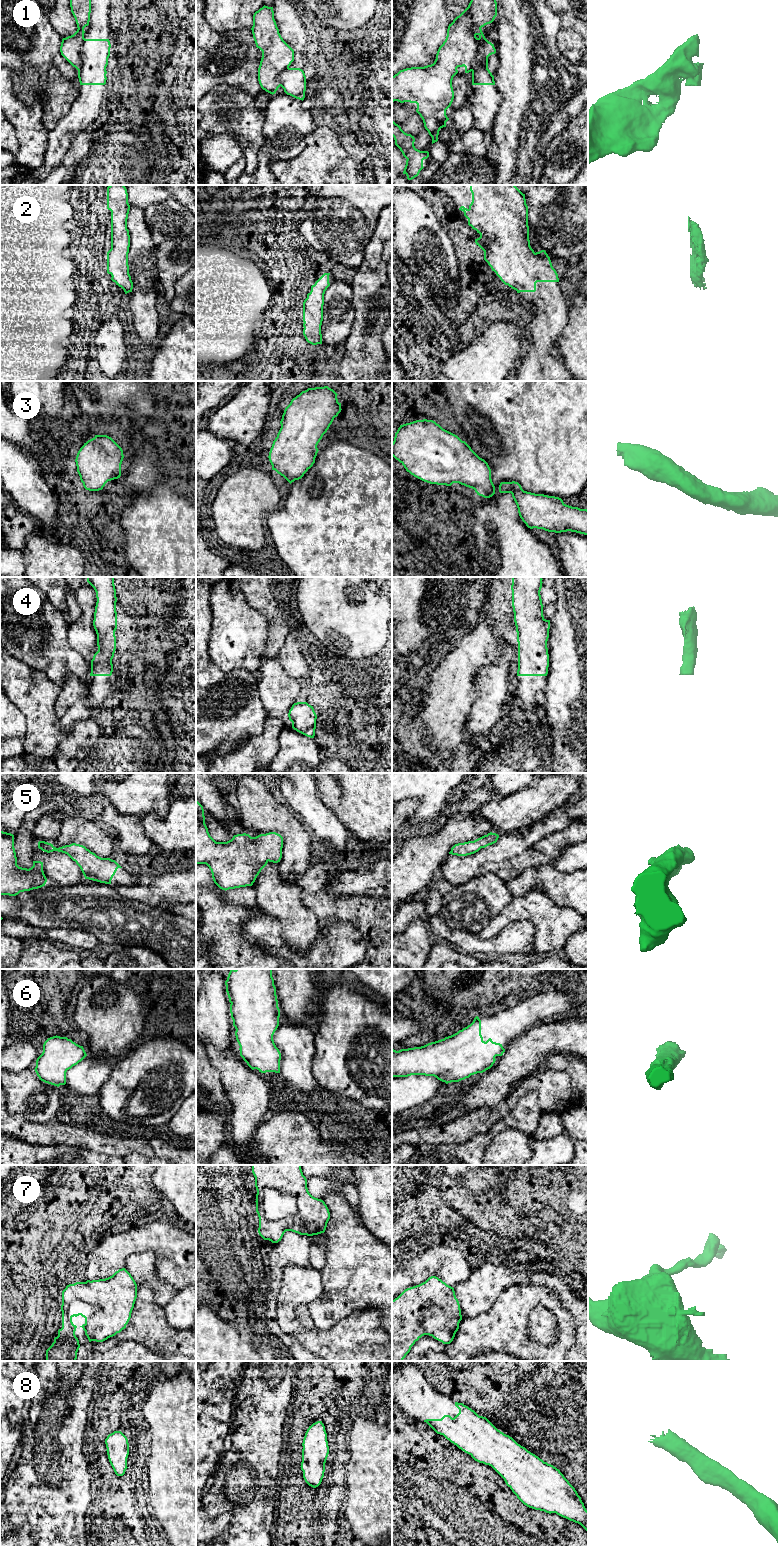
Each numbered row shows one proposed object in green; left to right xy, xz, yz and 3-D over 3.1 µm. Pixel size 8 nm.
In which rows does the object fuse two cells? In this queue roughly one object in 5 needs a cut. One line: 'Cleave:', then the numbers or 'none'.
Cleave: 1

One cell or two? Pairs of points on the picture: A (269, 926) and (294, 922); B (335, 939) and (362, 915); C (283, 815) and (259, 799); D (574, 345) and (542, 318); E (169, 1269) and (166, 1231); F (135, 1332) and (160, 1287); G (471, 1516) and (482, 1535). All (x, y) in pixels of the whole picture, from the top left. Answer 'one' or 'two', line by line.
A: two
B: two
C: one
D: two
E: one
F: two
G: two

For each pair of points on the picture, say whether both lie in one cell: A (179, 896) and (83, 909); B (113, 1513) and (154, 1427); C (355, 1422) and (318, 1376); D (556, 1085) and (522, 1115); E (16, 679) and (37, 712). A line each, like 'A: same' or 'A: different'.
A: different
B: different
C: same
D: different
E: same

